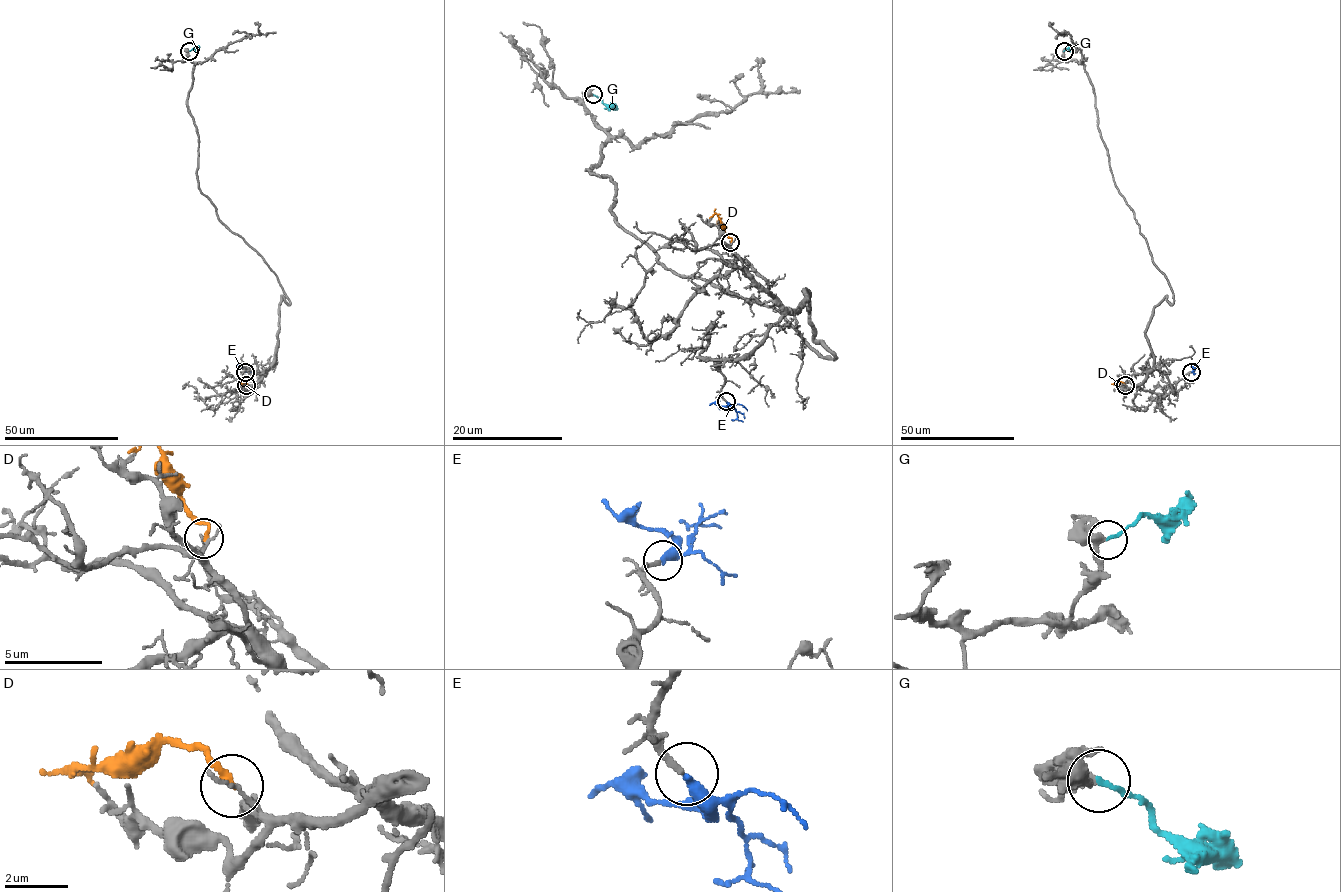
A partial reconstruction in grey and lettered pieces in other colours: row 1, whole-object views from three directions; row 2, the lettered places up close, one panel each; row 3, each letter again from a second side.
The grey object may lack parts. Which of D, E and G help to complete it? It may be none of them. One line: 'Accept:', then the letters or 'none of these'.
Accept: E, G

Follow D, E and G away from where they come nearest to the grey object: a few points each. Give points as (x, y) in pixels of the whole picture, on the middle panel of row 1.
D: (730, 242), (725, 224), (715, 213), (709, 217)
E: (726, 401), (729, 406), (709, 405)
G: (592, 95), (617, 109)

